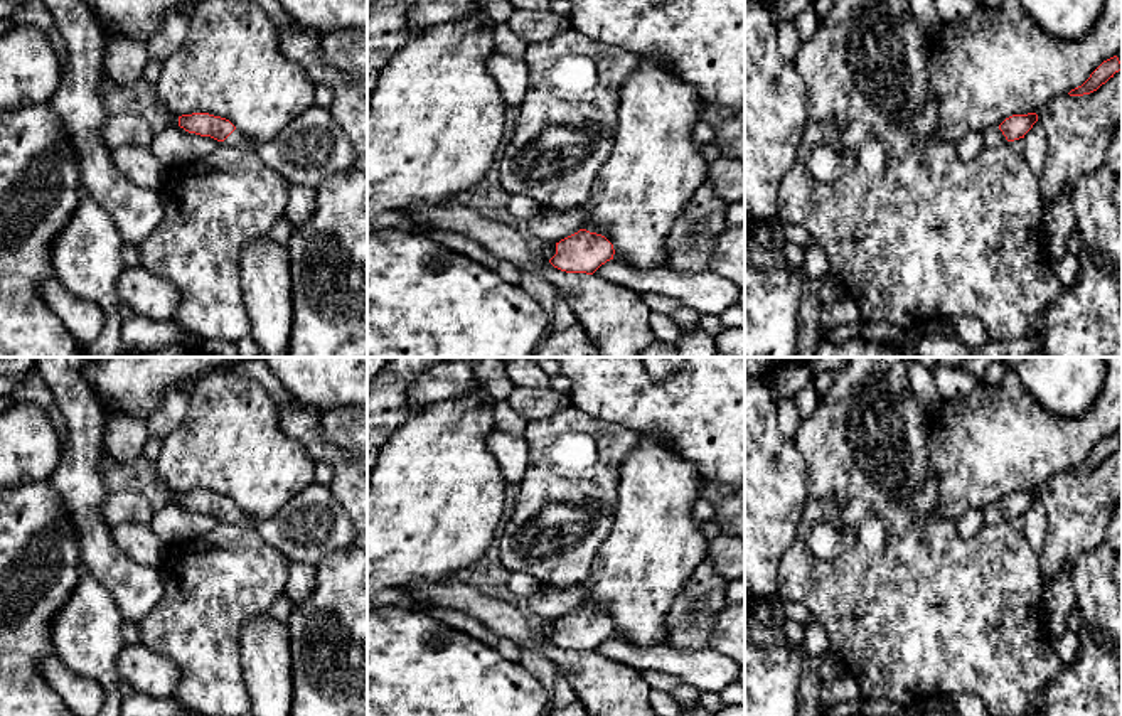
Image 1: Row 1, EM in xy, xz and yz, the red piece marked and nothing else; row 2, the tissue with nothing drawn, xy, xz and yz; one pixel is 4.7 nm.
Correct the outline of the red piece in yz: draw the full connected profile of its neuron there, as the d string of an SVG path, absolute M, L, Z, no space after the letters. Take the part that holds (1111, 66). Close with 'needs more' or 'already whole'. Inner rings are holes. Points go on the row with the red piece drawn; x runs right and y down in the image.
M1117 56L1103 61L1092 74L1090 77L1078 88L1071 89L1070 96L1083 96L1097 91L1102 84L1105 84L1110 77L1114 77L1115 72L1122 69L1122 62Z | already whole

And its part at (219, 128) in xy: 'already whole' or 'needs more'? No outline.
needs more

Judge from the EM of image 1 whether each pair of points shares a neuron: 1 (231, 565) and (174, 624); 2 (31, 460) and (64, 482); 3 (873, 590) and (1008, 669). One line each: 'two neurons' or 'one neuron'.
1: one neuron
2: two neurons
3: one neuron

